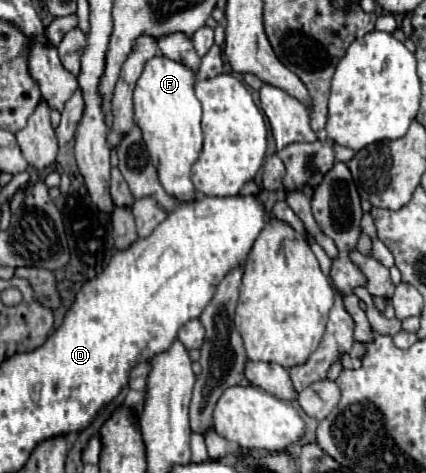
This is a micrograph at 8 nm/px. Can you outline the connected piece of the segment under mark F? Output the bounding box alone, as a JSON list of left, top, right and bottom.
[134,56,202,200]

